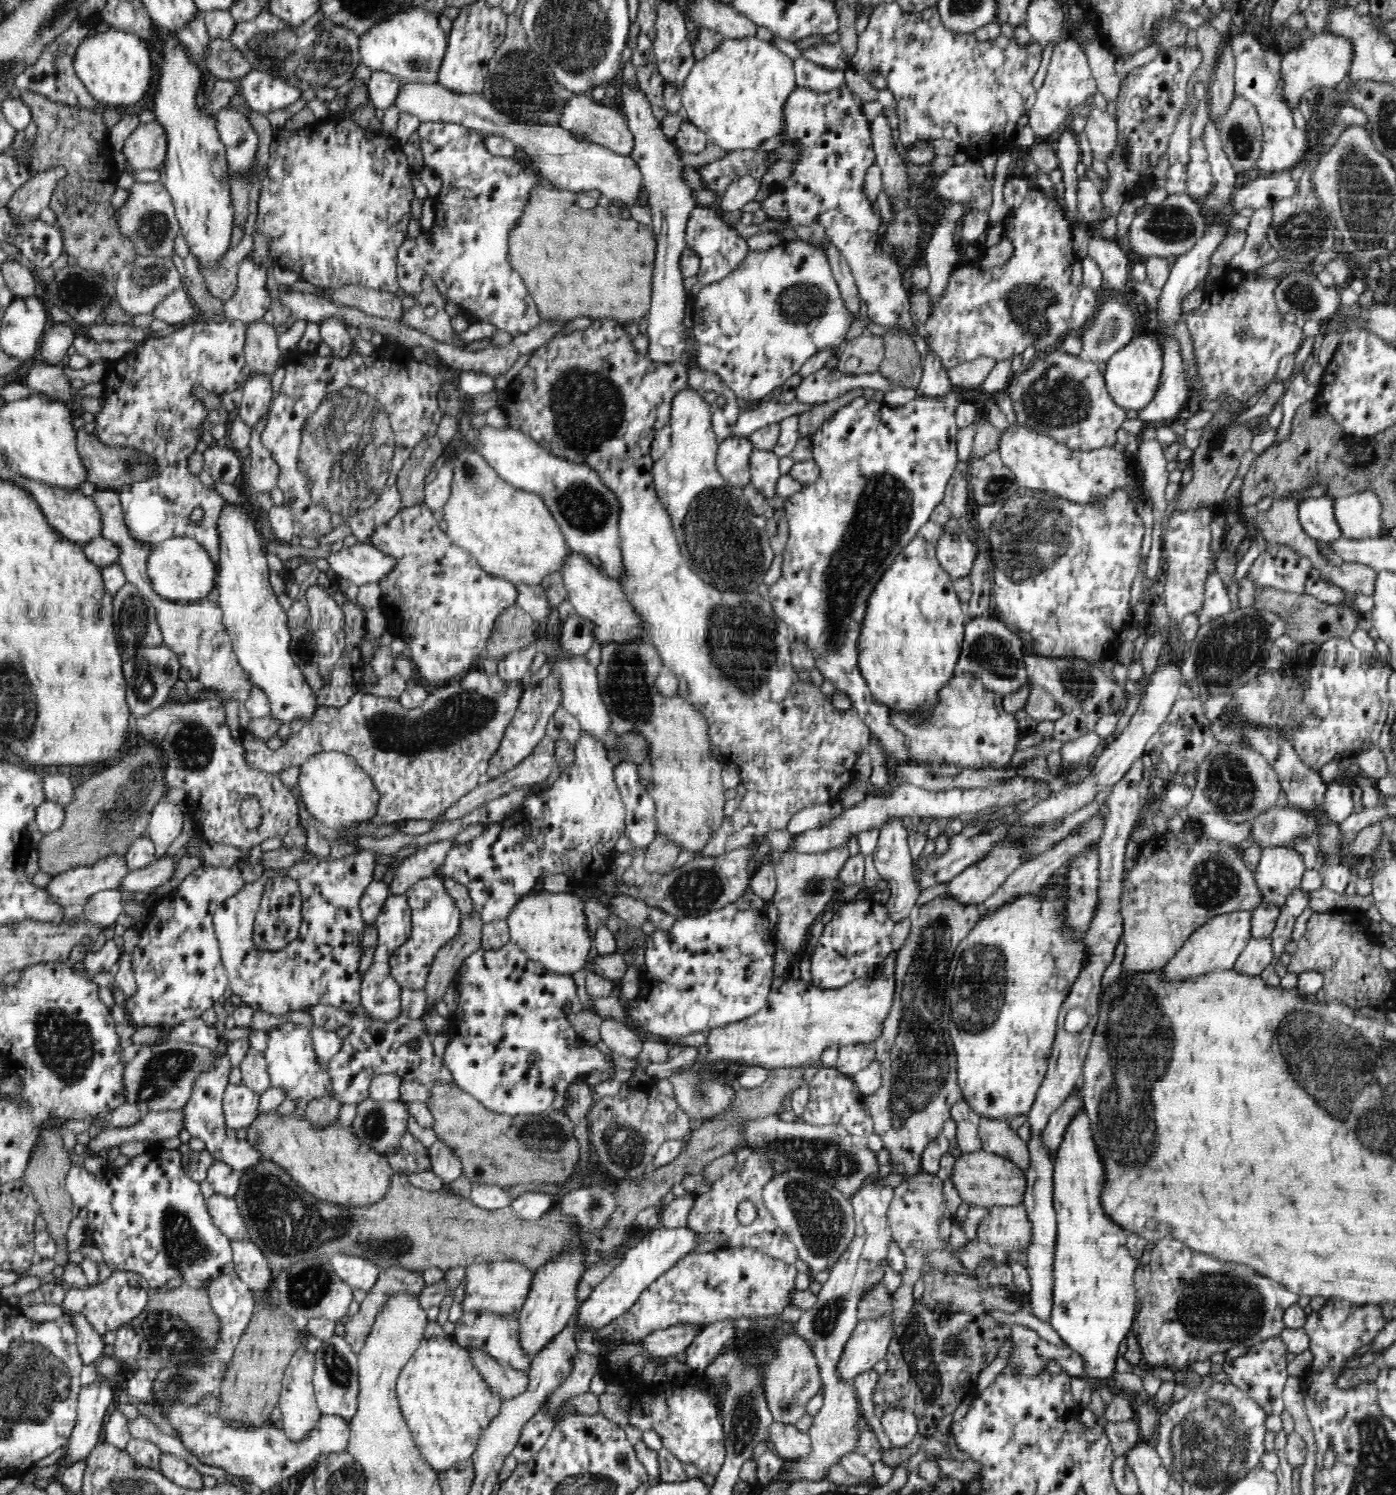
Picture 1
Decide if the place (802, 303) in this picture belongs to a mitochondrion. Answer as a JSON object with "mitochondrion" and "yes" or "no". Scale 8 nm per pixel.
{"mitochondrion":"yes"}

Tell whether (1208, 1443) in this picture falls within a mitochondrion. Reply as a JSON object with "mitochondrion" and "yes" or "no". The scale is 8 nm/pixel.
{"mitochondrion":"yes"}

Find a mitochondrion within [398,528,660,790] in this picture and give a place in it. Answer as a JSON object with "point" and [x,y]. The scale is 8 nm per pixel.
{"point":[626,685]}

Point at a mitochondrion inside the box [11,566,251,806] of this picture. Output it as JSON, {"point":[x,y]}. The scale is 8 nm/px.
{"point":[193,745]}

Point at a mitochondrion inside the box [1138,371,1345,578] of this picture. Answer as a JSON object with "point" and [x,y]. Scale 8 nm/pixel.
{"point":[1219,433]}

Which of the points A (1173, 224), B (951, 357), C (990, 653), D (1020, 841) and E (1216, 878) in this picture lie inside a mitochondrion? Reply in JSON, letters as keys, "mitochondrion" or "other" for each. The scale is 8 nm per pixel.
{"A":"mitochondrion","B":"other","C":"mitochondrion","D":"other","E":"mitochondrion"}

